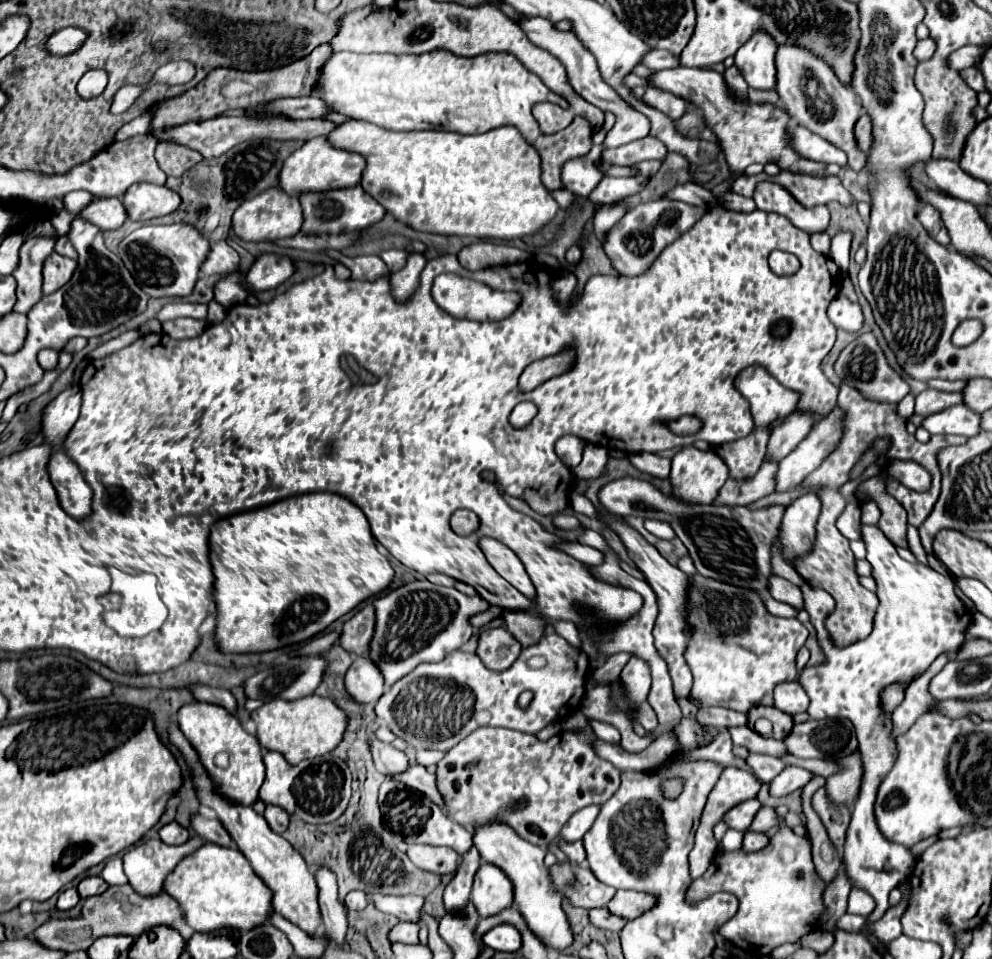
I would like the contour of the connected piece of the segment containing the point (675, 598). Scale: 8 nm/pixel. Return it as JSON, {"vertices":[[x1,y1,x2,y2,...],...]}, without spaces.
{"vertices":[[572,492,570,496,570,508,578,514,584,514,584,516,590,516,590,518,596,518,600,522,606,522,624,542,626,550,628,550,628,556,634,560,634,564,642,570,646,582,652,586,652,590,656,592,656,598,658,598,658,618,656,618,656,626,654,626,654,646,658,650,658,654,666,660,668,664,668,670,670,670,670,676,672,676,672,682,674,682,674,692,676,696,688,696,690,692,690,686,692,686,692,678,690,678,690,670,684,662,684,646,686,646,686,640,688,640,688,626,684,624,684,604,686,604,686,588,688,588,688,576,678,568,678,566,672,566,650,542,646,542,646,538,636,530,632,528,630,524,626,524,624,516,616,516,616,514,600,514,596,510,596,506,584,496,584,494,578,494,578,492]]}

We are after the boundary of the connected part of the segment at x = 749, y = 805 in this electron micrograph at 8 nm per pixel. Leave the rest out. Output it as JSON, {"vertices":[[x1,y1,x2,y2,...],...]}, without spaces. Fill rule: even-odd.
{"vertices":[[748,800,748,802,740,802,740,806,734,806,732,810,728,810,728,814,724,814,724,822,728,824,728,828,734,828,734,830,740,830,740,832,746,832,746,828,750,826,756,810,760,808,760,800]]}

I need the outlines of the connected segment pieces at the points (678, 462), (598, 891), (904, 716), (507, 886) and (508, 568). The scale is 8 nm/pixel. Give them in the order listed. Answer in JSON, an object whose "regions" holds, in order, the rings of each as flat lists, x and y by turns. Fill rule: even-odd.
{"regions":[[[686,446,672,458,672,472,670,472,672,492,670,494,674,498,678,498,680,502,688,502,688,504,694,504,694,506,712,504,718,490,722,488,722,484,726,480,728,480,728,468,726,468,724,460,720,460,720,456,712,450,702,452,694,446]],[[568,860,556,862,550,868,550,878,556,890,562,892,562,896,566,896,572,902,572,906,586,908,586,910,606,906,610,898,616,894,616,890,604,886,592,874,590,868,584,868]],[[941,654,922,674,918,676,906,690,906,698,904,702,894,710,892,714,892,724,894,724,894,730,892,730,892,736,900,736,904,734,914,722,918,716,922,716,928,706,932,706,936,700,928,694,928,686,932,676,935,676,948,662,948,654]],[[484,862,474,876,470,896,482,918,498,914,512,906,512,880,498,866]],[[482,538,480,548,484,550,488,562,500,576,504,576,524,596,536,598,536,588,532,586,532,582,524,570,524,564,520,562,520,558,516,554,512,554,512,550,508,550,506,546,502,546,500,542,496,542,492,538]]]}

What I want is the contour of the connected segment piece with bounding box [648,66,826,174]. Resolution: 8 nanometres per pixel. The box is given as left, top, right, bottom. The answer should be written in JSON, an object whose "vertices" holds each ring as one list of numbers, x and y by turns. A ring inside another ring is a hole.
{"vertices":[[670,68,670,70,660,70,648,78,648,86,660,88,660,90,670,90,670,94,676,94,678,98,686,98,692,106,702,110,706,126,716,134,718,146,722,154,726,156,730,174,740,174,744,172,746,166,752,162,766,164,770,160,776,160,780,168,792,170,792,172,804,172,804,174,824,174,824,166,820,162,804,160,800,158,794,150,788,148,788,114,782,112,776,106,770,104,740,104,734,102,728,96,728,88,724,84,722,74,712,72,708,68]]}

